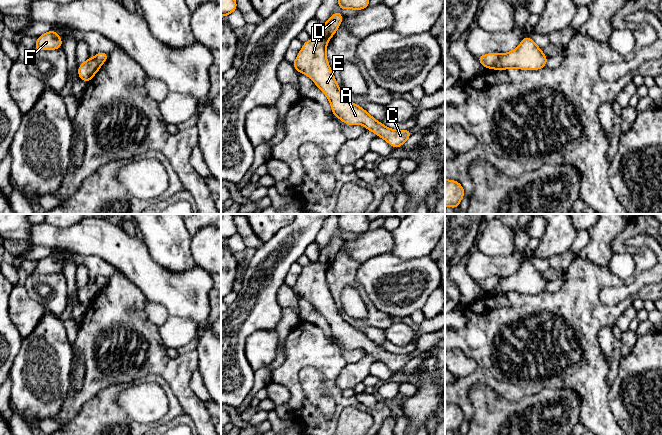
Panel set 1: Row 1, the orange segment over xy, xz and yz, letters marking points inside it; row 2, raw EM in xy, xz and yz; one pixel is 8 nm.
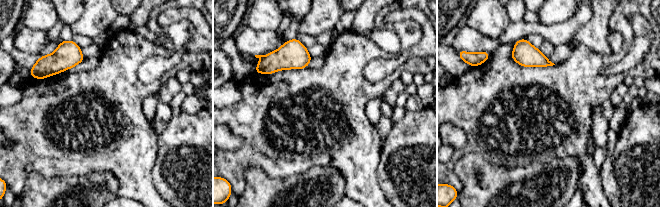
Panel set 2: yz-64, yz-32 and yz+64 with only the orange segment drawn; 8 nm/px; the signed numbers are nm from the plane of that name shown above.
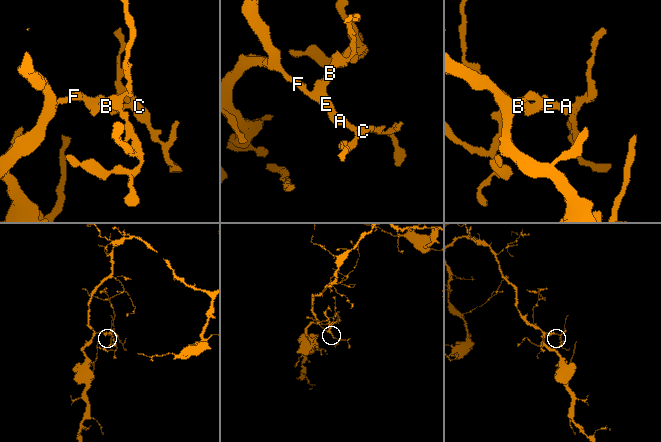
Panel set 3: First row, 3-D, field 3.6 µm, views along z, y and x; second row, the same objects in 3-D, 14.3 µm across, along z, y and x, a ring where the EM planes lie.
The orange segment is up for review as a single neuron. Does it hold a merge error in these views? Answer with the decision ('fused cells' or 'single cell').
fused cells

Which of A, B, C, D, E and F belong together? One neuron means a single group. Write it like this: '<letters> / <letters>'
A C D E F / B

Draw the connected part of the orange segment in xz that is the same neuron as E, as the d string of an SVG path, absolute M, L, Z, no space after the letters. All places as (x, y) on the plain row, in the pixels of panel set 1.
M319 261L303 267L297 282L292 287L299 297L311 302L330 325L332 336L347 349L362 348L385 363L395 373L401 371L412 359L409 354L393 354L376 345L360 330L343 320L326 282L327 267Z

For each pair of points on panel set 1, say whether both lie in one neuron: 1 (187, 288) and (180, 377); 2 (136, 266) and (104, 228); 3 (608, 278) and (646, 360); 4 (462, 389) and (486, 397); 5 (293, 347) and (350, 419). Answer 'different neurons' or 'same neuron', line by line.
1: different neurons
2: same neuron
3: different neurons
4: different neurons
5: different neurons

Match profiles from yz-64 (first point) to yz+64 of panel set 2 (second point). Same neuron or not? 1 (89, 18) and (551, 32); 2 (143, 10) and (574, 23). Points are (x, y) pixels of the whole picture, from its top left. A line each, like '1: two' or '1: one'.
1: two
2: two

